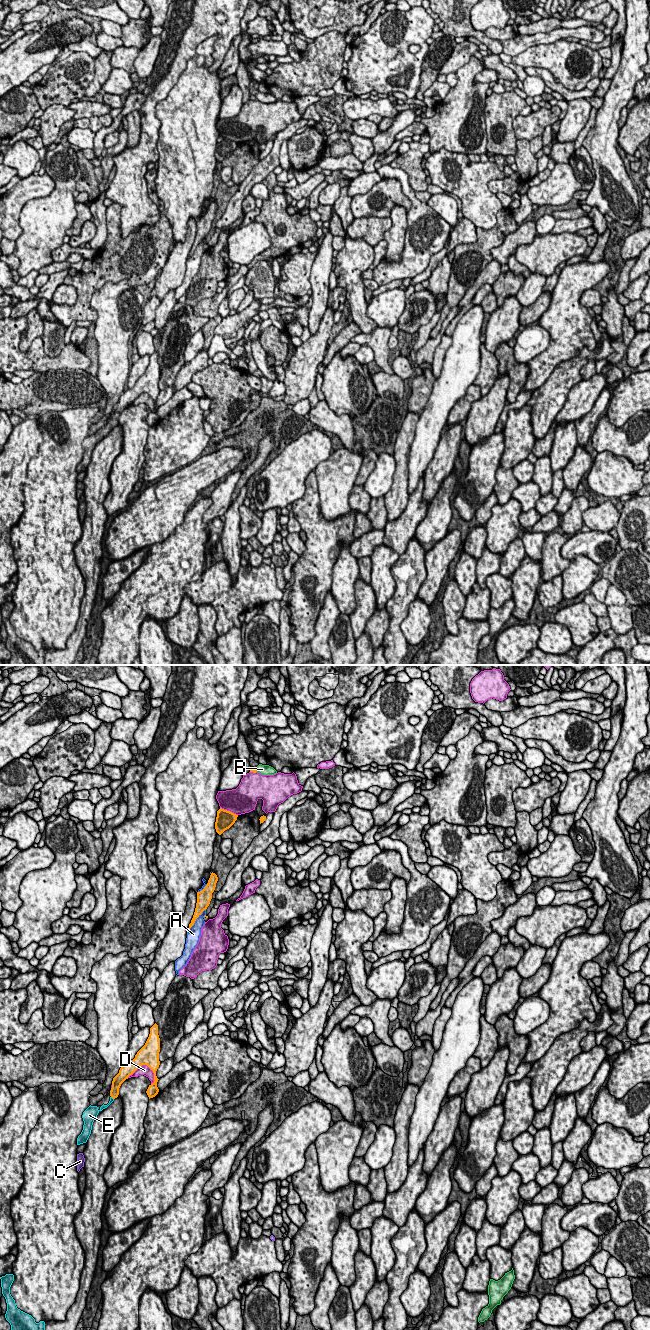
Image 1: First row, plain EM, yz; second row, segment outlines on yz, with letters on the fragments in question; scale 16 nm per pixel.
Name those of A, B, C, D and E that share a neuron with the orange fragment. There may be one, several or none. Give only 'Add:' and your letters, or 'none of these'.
Add: E

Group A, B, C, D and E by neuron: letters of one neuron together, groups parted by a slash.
A / B / C D / E

